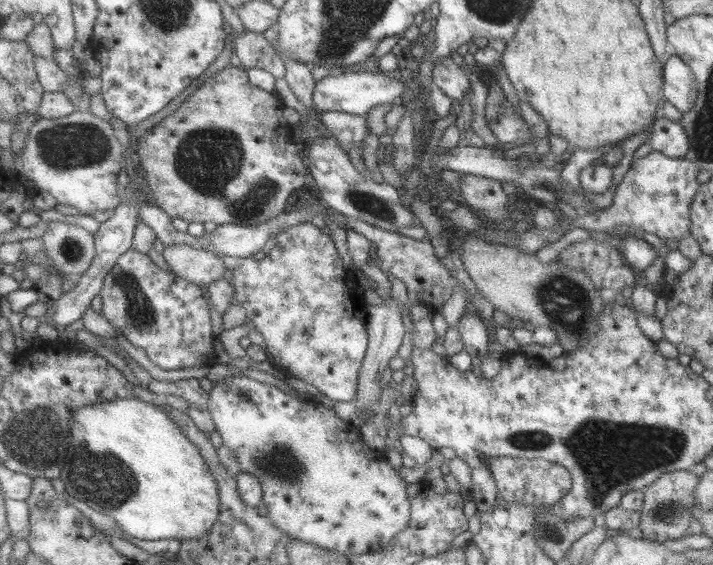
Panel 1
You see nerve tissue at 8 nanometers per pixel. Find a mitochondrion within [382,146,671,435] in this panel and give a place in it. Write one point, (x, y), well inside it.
(565, 302)

